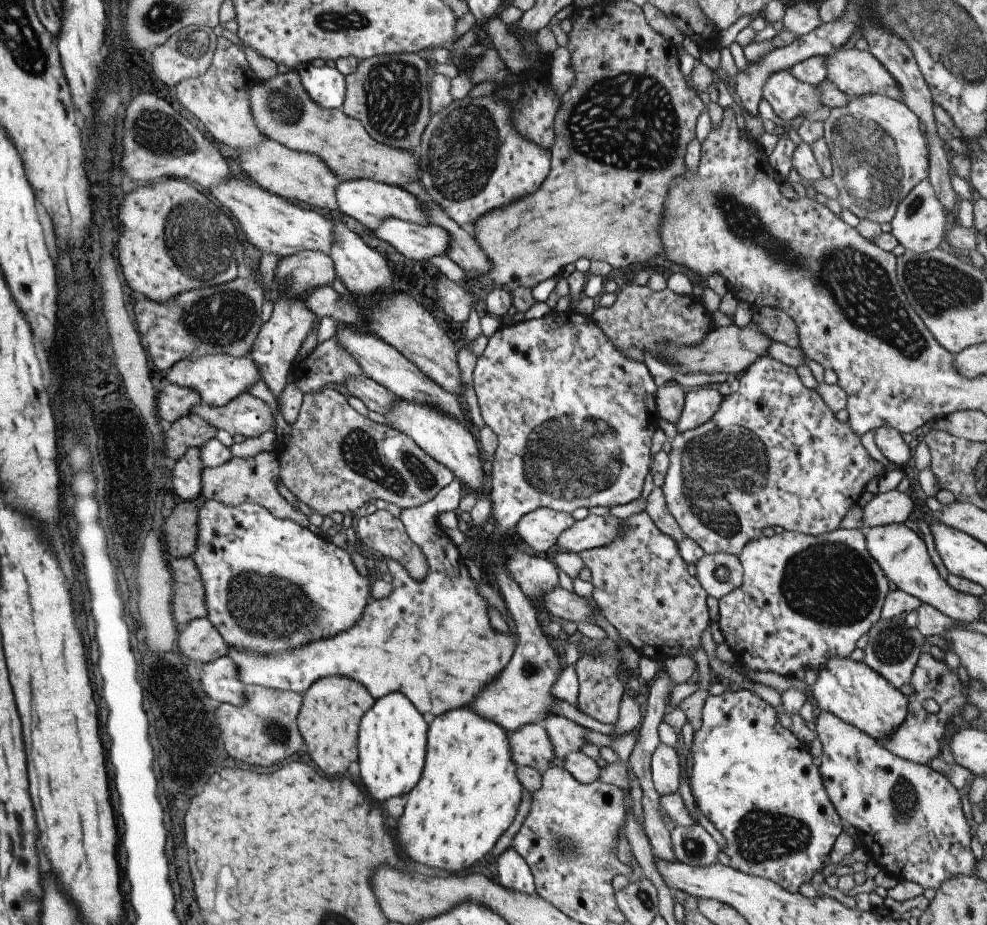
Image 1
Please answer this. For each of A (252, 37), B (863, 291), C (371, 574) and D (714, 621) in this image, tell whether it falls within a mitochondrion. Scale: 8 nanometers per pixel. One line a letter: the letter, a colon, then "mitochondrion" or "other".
A: other
B: mitochondrion
C: other
D: other

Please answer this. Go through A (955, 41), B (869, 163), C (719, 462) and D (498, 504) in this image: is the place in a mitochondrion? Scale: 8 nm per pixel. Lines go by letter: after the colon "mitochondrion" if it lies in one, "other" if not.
A: mitochondrion
B: mitochondrion
C: mitochondrion
D: other

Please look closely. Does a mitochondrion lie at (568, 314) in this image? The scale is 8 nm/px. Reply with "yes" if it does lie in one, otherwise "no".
no

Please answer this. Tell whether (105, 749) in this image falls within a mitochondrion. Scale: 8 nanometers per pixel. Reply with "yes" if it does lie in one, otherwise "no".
no

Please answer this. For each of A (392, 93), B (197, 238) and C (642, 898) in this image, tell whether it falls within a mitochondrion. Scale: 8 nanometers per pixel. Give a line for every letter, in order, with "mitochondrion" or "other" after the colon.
A: mitochondrion
B: mitochondrion
C: mitochondrion

